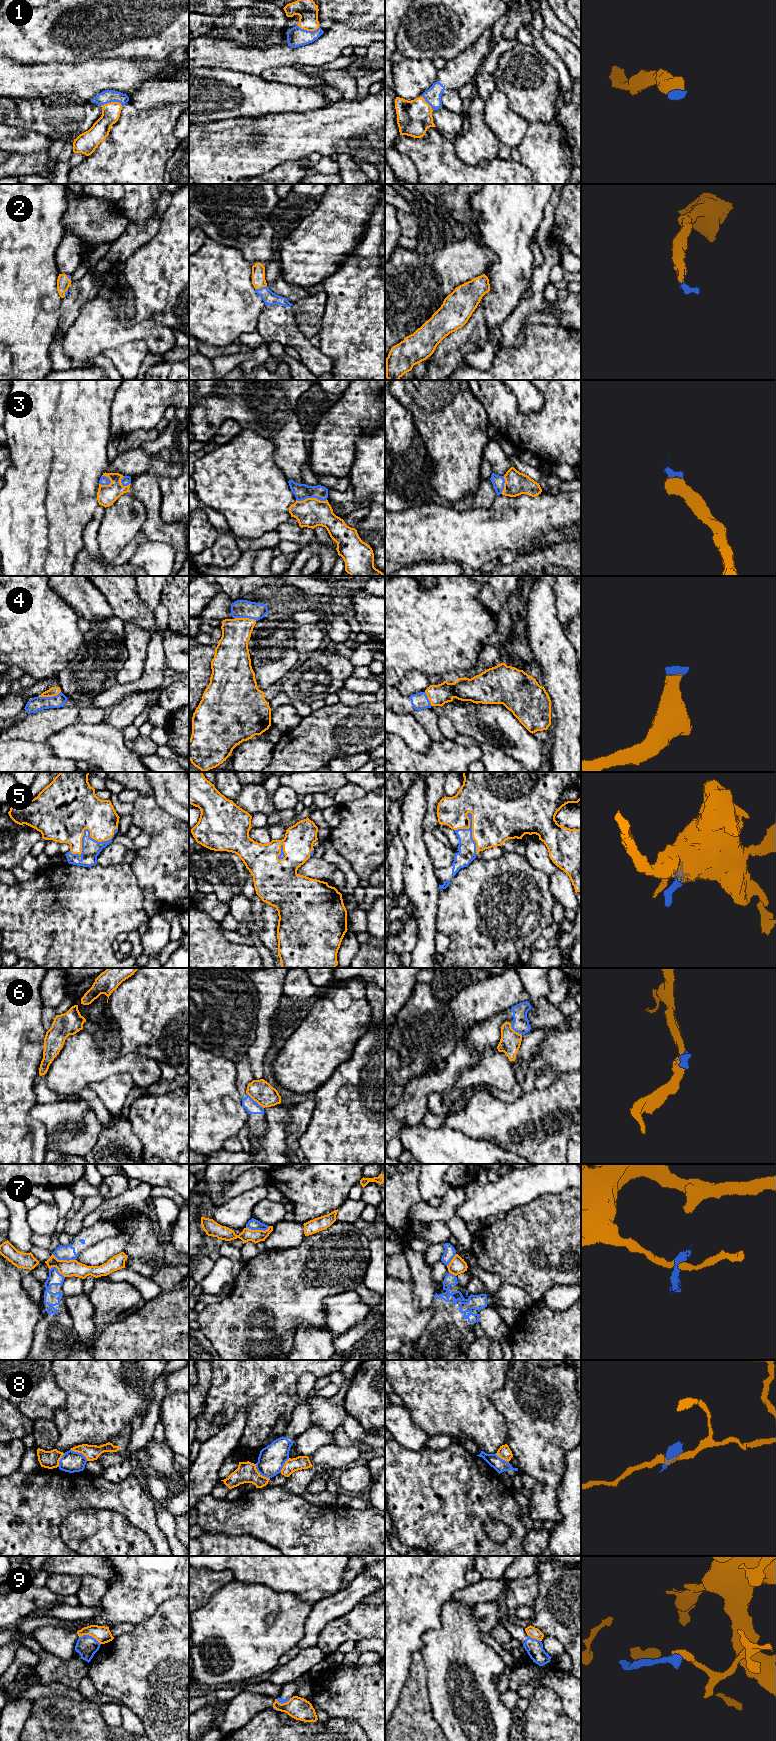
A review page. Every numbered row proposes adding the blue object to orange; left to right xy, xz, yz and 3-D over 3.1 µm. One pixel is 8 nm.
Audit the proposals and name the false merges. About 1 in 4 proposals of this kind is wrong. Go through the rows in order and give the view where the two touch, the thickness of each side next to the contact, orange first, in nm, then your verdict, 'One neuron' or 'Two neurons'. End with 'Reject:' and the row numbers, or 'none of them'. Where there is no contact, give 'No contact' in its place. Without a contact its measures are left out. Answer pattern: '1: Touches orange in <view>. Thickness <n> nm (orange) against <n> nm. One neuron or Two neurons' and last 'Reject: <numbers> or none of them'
1: Touches orange in xy. Thickness 150 nm (orange) against 110 nm. One neuron
2: Touches orange in xz. Thickness 110 nm (orange) against 110 nm. One neuron
3: Touches orange in xz. Thickness 240 nm (orange) against 130 nm. One neuron
4: Touches orange in xy. Thickness 80 nm (orange) against 120 nm. One neuron
5: Touches orange in xy. Thickness 460 nm (orange) against 150 nm. One neuron
6: Touches orange in xz. Thickness 180 nm (orange) against 110 nm. Two neurons
7: Touches orange in xz. Thickness 100 nm (orange) against 90 nm. Two neurons
8: Touches orange in xz. Thickness 160 nm (orange) against 220 nm. Two neurons
9: Touches orange in xy. Thickness 140 nm (orange) against 170 nm. Two neurons
Reject: 6, 7, 8, 9

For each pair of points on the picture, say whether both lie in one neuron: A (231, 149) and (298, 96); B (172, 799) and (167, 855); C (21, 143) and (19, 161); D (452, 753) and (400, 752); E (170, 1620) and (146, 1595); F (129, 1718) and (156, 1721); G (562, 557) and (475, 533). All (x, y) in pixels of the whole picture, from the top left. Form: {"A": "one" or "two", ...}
{"A": "two", "B": "two", "C": "two", "D": "one", "E": "two", "F": "two", "G": "two"}

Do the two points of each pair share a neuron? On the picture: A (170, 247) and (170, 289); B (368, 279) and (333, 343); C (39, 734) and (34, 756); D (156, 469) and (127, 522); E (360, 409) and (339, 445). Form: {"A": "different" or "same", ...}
{"A": "same", "B": "same", "C": "different", "D": "different", "E": "same"}

